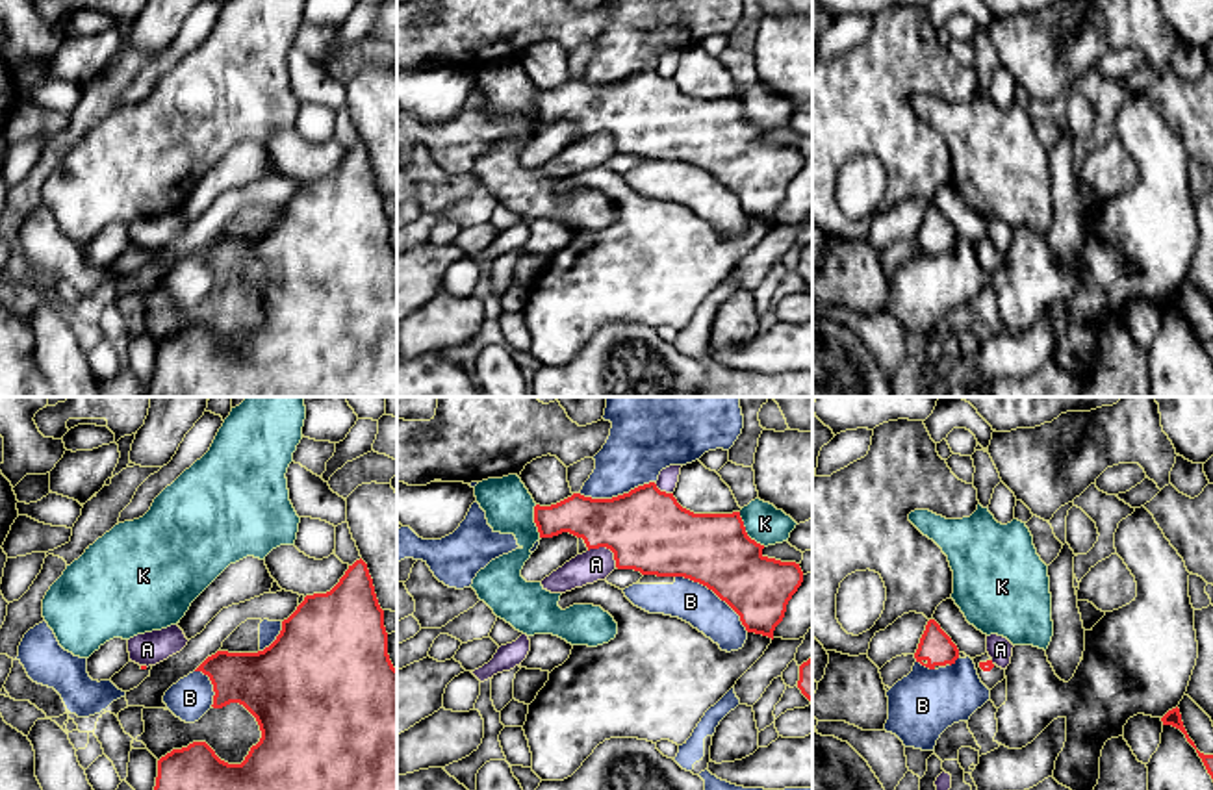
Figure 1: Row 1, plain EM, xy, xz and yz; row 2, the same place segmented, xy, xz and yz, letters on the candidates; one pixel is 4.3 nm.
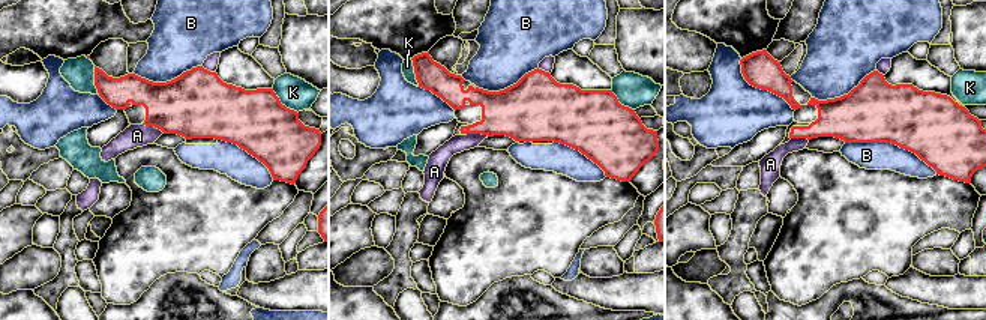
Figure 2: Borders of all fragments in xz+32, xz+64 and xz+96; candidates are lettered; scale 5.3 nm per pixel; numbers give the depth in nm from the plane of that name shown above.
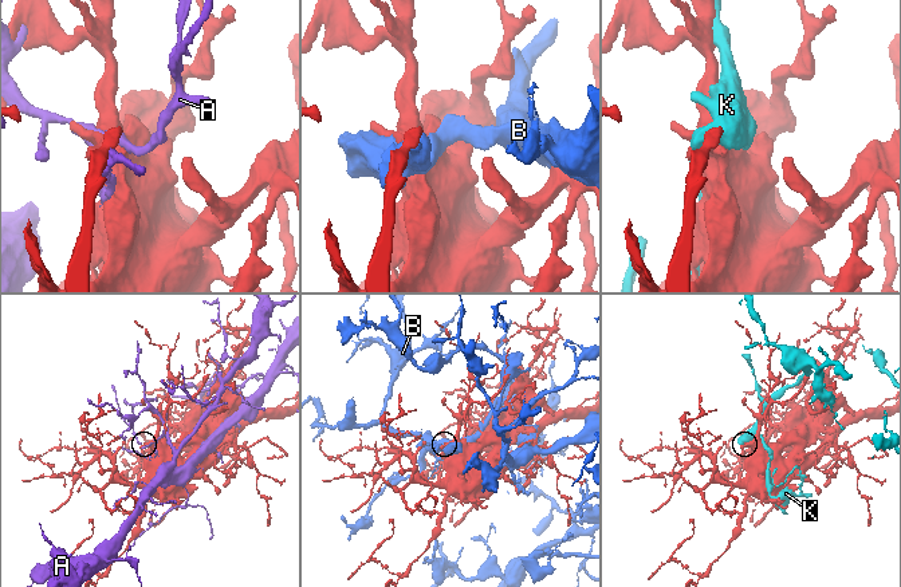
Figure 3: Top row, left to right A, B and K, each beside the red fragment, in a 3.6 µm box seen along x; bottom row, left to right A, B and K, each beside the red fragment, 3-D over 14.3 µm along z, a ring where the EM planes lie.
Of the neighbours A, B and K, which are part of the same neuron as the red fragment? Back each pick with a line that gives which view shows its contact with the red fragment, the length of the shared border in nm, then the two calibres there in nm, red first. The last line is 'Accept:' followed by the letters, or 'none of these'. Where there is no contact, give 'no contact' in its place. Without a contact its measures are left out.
Accept: none of these

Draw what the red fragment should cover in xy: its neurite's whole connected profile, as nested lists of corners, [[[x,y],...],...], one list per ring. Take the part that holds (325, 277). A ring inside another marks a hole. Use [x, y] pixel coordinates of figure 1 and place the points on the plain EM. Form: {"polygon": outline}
{"polygon": [[[360,143],[326,178],[306,180],[297,195],[282,206],[276,224],[258,237],[217,236],[195,256],[202,256],[213,269],[213,293],[230,287],[243,289],[258,306],[262,323],[250,332],[241,349],[221,345],[206,326],[193,326],[187,332],[172,334],[158,345],[154,378],[148,382],[145,397],[397,397],[397,254],[388,239],[388,217],[384,195],[378,189],[367,148]]]}

